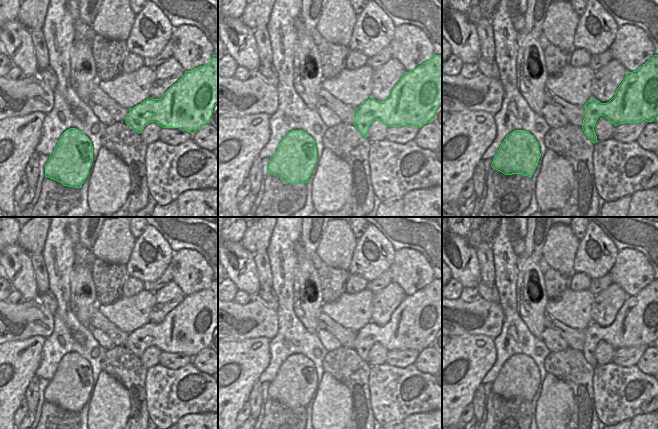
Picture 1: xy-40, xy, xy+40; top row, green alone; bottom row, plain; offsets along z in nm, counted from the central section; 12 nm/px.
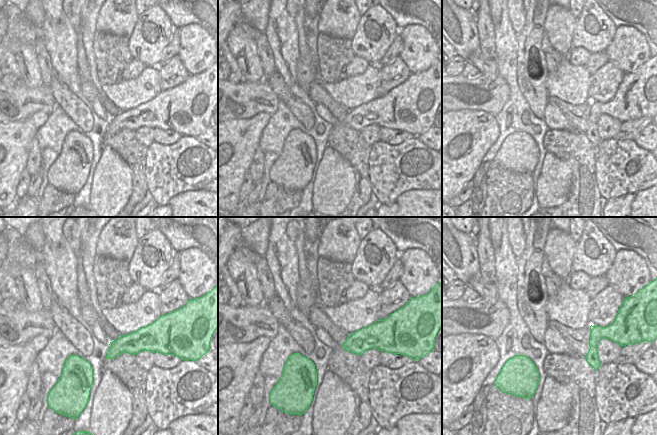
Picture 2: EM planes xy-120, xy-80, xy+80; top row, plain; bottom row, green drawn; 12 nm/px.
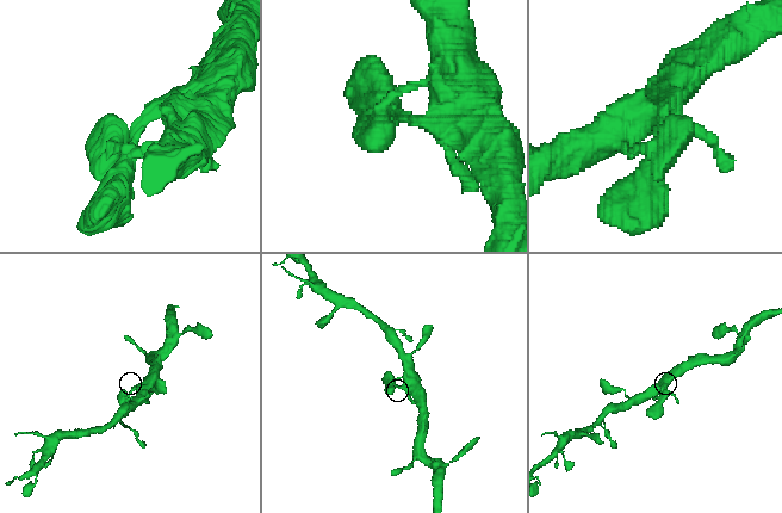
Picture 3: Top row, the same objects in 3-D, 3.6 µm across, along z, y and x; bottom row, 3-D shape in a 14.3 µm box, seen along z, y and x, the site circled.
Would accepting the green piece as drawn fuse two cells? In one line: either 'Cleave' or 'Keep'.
Keep

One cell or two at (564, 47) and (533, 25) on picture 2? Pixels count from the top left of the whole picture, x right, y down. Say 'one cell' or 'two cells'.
two cells

